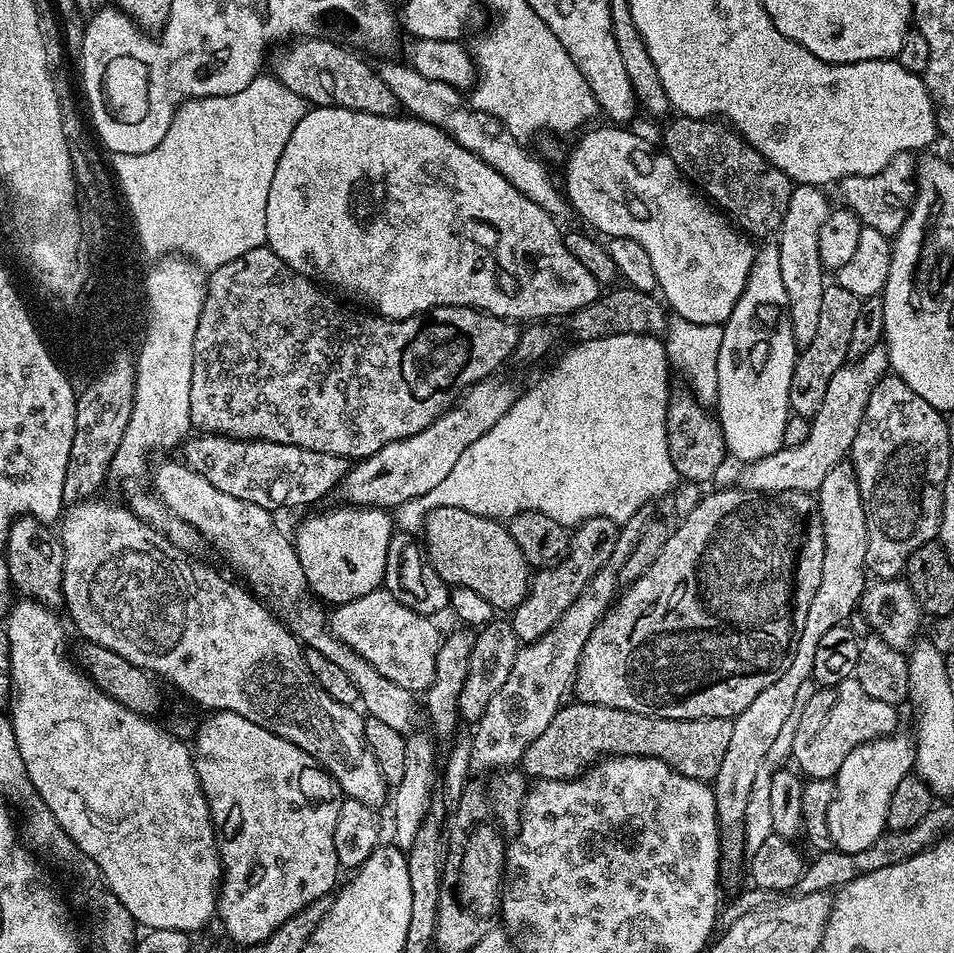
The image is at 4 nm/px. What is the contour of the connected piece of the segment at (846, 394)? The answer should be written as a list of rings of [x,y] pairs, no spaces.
[[[883,346],[866,350],[862,358],[846,362],[830,378],[826,398],[818,414],[811,417],[812,429],[806,442],[798,447],[780,448],[773,455],[747,463],[738,480],[739,485],[749,492],[810,492],[822,486],[822,478],[839,460],[851,453],[854,434],[862,422],[866,402],[881,376],[889,371],[888,351]]]

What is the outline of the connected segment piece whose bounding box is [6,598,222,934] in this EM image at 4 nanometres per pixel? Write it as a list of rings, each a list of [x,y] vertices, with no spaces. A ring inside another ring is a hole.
[[[20,598],[8,610],[6,627],[8,629],[8,666],[10,677],[10,719],[14,726],[14,738],[18,738],[18,750],[22,750],[22,762],[26,762],[26,774],[34,786],[34,790],[46,802],[50,814],[66,830],[66,834],[78,846],[81,857],[93,860],[96,871],[108,883],[107,891],[130,910],[132,919],[145,929],[161,928],[162,930],[178,930],[195,934],[199,928],[207,926],[218,912],[218,893],[222,879],[220,867],[220,851],[216,845],[216,831],[212,825],[212,815],[208,799],[204,797],[202,786],[198,782],[196,767],[192,761],[193,749],[187,743],[174,738],[159,723],[149,717],[140,716],[134,710],[122,706],[114,698],[107,696],[101,688],[97,688],[93,680],[84,673],[83,668],[67,660],[68,644],[64,641],[64,624],[56,617],[53,609],[47,608],[36,600]]]

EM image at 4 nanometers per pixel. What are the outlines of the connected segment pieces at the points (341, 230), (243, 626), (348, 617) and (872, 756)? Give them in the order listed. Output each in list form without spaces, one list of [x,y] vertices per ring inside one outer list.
[[[312,106],[305,111],[302,122],[298,122],[298,126],[294,126],[294,134],[290,134],[290,142],[286,142],[286,150],[282,150],[282,158],[278,158],[278,167],[274,169],[274,178],[270,182],[270,198],[266,198],[267,247],[272,248],[274,254],[286,262],[286,266],[321,286],[327,286],[333,293],[341,292],[336,293],[341,297],[349,296],[357,300],[360,303],[357,305],[367,306],[373,313],[390,320],[419,316],[431,308],[462,306],[477,308],[479,312],[488,312],[513,322],[544,322],[556,318],[552,316],[567,317],[582,306],[590,306],[590,302],[601,296],[602,286],[594,274],[590,274],[590,270],[586,270],[586,266],[582,266],[582,262],[566,250],[564,236],[556,224],[559,224],[557,217],[546,214],[542,206],[530,202],[526,194],[514,190],[514,186],[510,186],[510,182],[506,182],[494,166],[486,166],[482,158],[458,146],[458,142],[454,142],[454,138],[450,138],[441,128],[407,114],[379,116],[345,108]]]
[[[100,499],[83,500],[80,504],[71,505],[63,513],[58,524],[58,535],[64,547],[64,573],[60,587],[64,592],[63,607],[68,608],[77,630],[82,634],[81,637],[98,646],[106,646],[106,650],[114,650],[114,654],[122,654],[122,658],[126,658],[126,662],[145,670],[151,670],[161,681],[169,680],[178,691],[185,692],[190,699],[201,704],[202,707],[208,708],[204,710],[242,714],[242,718],[250,718],[250,722],[278,734],[278,738],[286,738],[286,742],[294,742],[294,746],[306,750],[306,754],[310,754],[310,758],[314,758],[336,779],[341,793],[347,799],[366,802],[366,806],[379,809],[380,803],[383,800],[385,803],[389,799],[390,784],[384,781],[387,780],[386,774],[378,766],[374,754],[368,748],[364,737],[365,717],[362,715],[361,709],[350,704],[334,702],[334,698],[330,698],[330,694],[326,694],[326,690],[322,690],[322,686],[316,684],[304,657],[305,649],[300,641],[293,636],[292,631],[285,626],[283,620],[267,604],[257,599],[247,587],[241,586],[239,583],[237,583],[238,585],[231,584],[226,577],[219,576],[212,568],[207,568],[200,558],[178,550],[178,546],[174,546],[157,528],[152,528],[146,522],[139,520],[134,513],[128,511],[127,507],[120,505],[119,508],[116,504],[107,504],[106,501]]]
[[[383,587],[374,589],[370,594],[362,594],[362,598],[354,598],[354,602],[337,604],[331,611],[327,617],[328,631],[370,662],[382,678],[413,694],[428,691],[442,639],[442,632],[432,625],[435,623],[429,617],[410,610],[410,606],[402,606],[402,602],[398,602],[394,594],[384,591]]]
[[[893,734],[879,740],[871,740],[846,754],[846,762],[835,774],[836,793],[834,802],[830,802],[830,810],[826,814],[826,823],[830,826],[830,838],[835,851],[846,854],[858,854],[858,850],[866,850],[888,828],[886,810],[890,810],[890,794],[894,794],[898,782],[913,771],[916,762],[916,745],[913,737]]]

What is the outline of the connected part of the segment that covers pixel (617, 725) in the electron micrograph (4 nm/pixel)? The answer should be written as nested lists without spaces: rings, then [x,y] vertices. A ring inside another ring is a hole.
[[[568,702],[556,711],[550,726],[546,726],[530,746],[526,746],[522,771],[525,776],[536,780],[574,780],[601,758],[653,756],[683,776],[711,782],[715,780],[718,766],[722,766],[722,758],[730,747],[731,729],[732,720],[726,718],[675,720],[601,704]]]

